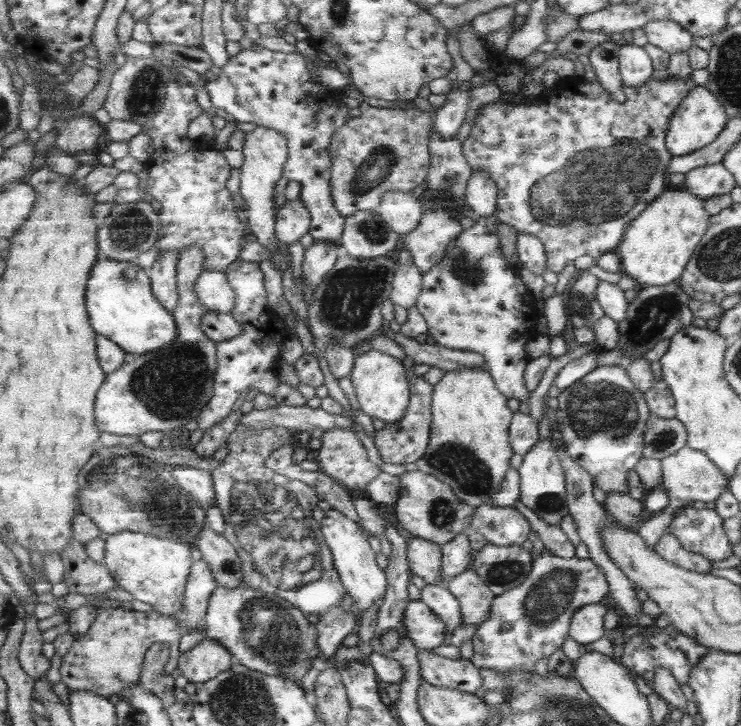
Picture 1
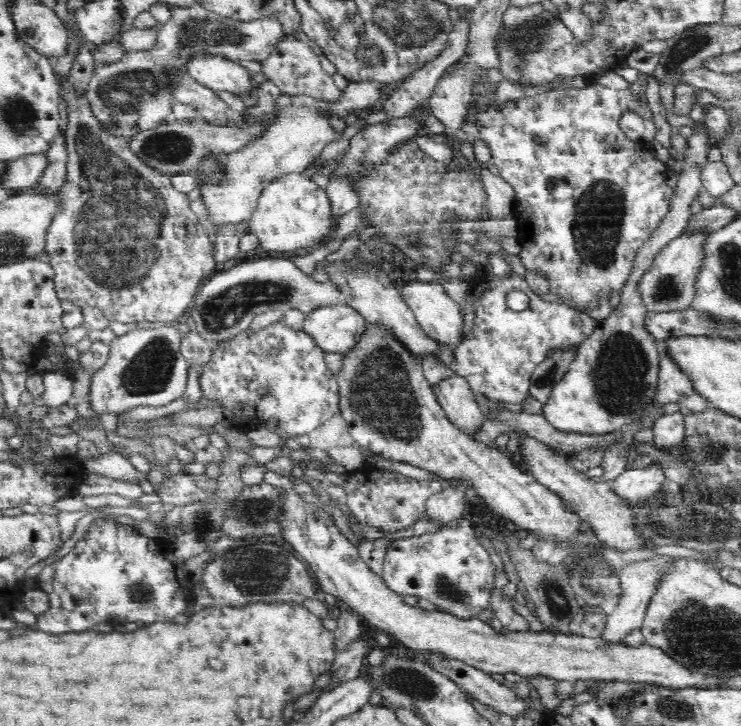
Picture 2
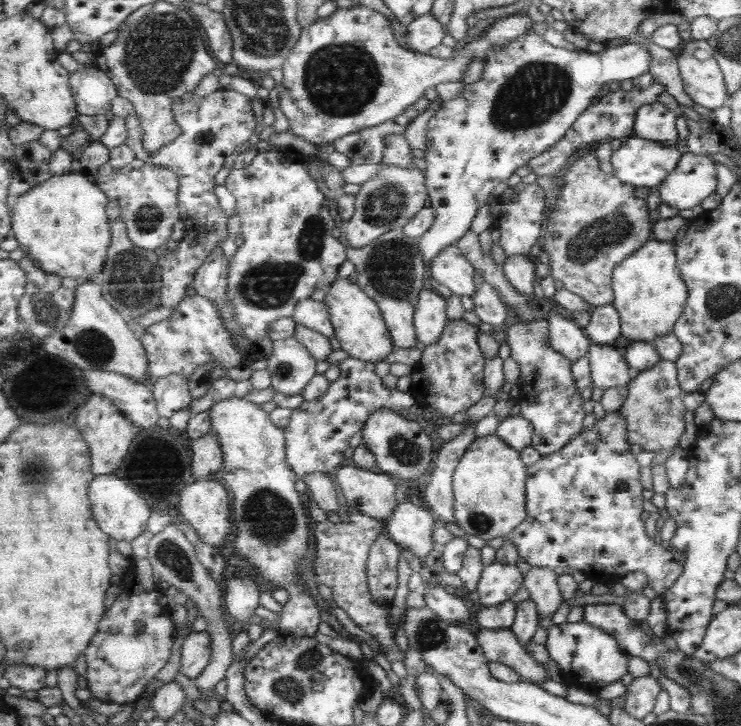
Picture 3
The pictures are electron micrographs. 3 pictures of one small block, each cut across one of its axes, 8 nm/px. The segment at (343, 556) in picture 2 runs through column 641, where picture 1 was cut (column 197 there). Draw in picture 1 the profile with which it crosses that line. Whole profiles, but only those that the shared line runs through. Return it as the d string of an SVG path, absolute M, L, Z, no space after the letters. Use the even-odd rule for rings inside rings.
M205 636L197 646L185 652L179 670L191 683L207 683L231 670L235 659L225 645Z

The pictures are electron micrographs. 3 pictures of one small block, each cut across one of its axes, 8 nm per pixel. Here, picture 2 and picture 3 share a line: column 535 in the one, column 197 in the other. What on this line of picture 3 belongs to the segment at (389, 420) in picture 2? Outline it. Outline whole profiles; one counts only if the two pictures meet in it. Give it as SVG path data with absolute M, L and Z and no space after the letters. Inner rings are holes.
M220 478L194 479L189 485L181 491L178 510L180 516L185 518L196 530L201 542L207 542L215 547L223 546L225 536L231 532L231 522L229 517L232 516L232 506L229 504L229 490L223 486Z

